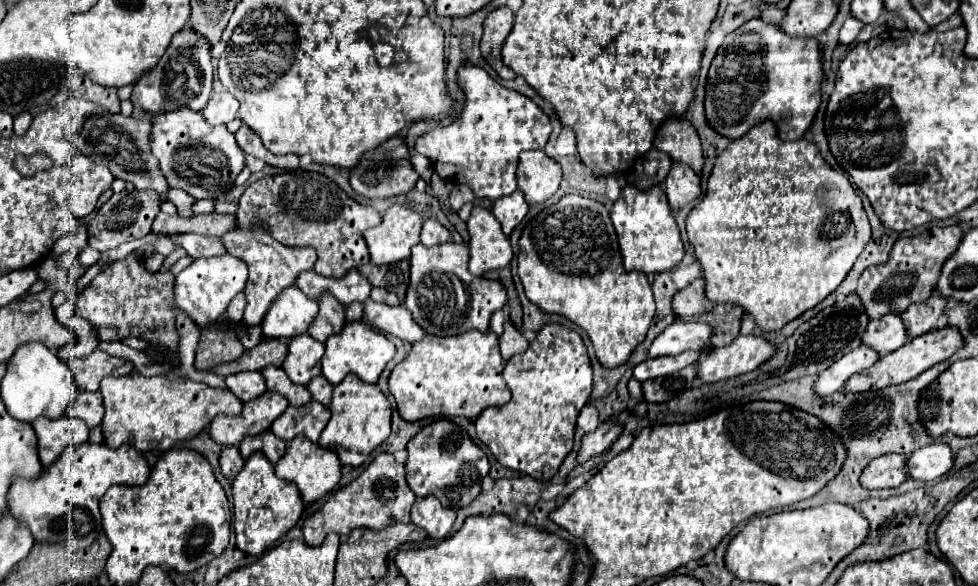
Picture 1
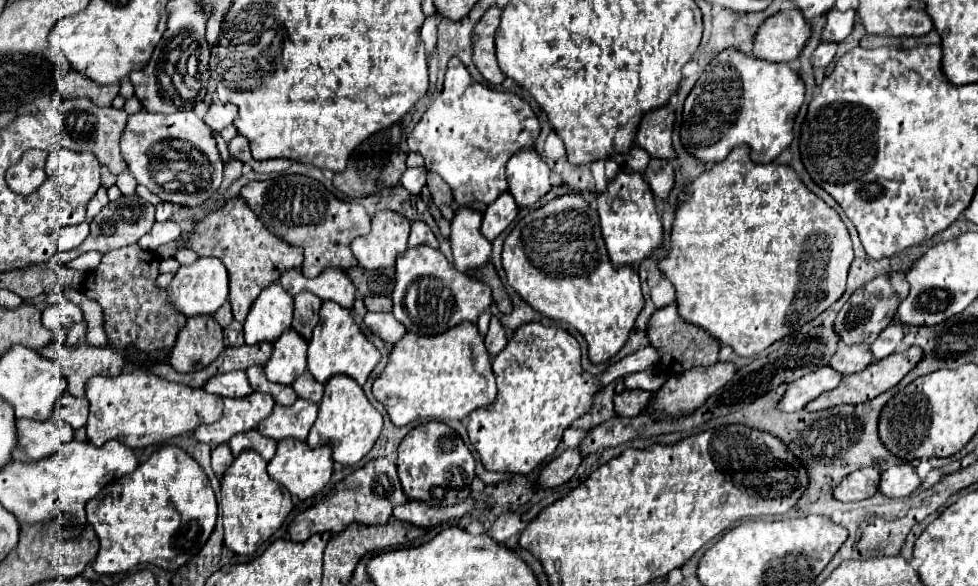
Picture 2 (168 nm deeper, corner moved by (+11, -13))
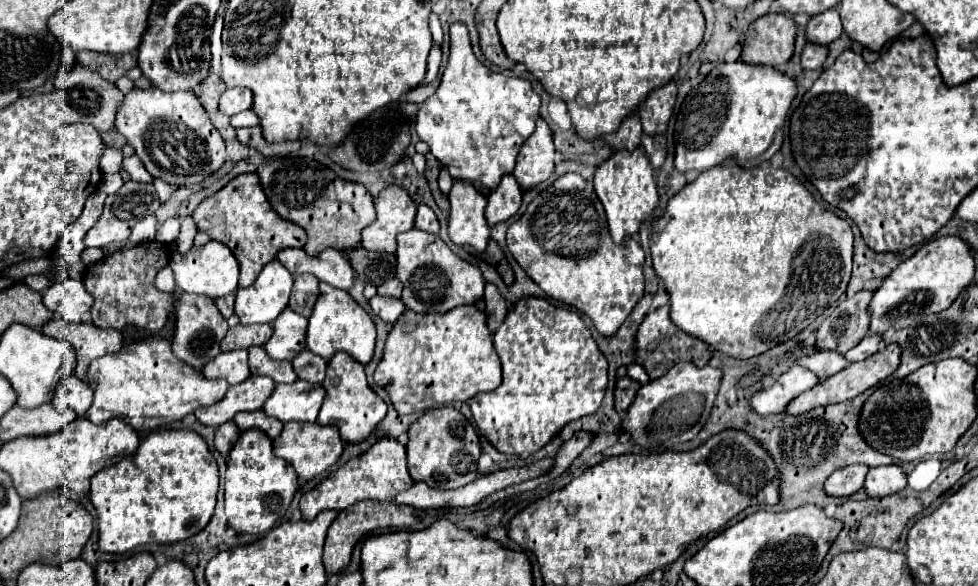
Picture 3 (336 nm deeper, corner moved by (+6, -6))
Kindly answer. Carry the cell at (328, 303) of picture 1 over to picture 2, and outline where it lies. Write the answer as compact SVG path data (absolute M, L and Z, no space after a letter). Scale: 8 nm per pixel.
M304 291L304 293L298 293L294 297L294 305L296 305L296 313L294 313L292 327L294 327L294 331L298 331L308 341L312 337L314 327L320 321L318 311L320 311L322 301L316 295Z

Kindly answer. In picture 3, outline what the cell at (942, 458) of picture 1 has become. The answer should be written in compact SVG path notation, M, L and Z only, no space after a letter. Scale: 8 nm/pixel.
M889 464L889 466L877 466L871 468L867 478L865 478L865 492L873 498L889 496L907 486L907 474L901 470L899 464Z

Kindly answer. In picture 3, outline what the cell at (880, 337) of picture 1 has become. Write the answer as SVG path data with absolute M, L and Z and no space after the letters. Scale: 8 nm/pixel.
M831 350L829 352L815 352L815 354L809 354L809 356L803 356L803 358L797 360L797 364L807 368L807 370L811 370L819 378L829 378L829 376L841 372L847 366L845 358L841 354L833 354Z

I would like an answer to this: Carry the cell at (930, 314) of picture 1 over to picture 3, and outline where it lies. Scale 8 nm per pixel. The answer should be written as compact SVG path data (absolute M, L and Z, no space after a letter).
M867 334L855 348L851 348L851 350L845 352L845 360L853 364L853 362L861 362L861 360L869 358L871 354L877 352L877 344L879 344L879 340L881 340L879 334Z

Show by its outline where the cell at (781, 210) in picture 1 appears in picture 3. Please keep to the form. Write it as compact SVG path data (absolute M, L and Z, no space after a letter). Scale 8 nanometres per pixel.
M769 164L759 165L753 170L737 170L737 166L715 166L713 170L705 170L697 176L695 182L687 184L681 192L677 192L673 198L669 198L665 212L653 220L651 224L651 256L653 256L653 270L663 280L665 292L669 294L669 306L671 306L671 322L683 330L685 334L703 340L707 346L711 346L717 352L723 352L725 356L737 358L737 360L749 360L753 356L759 356L767 352L769 348L793 338L801 330L805 330L817 316L823 314L825 308L829 308L833 302L839 300L839 296L845 292L847 282L851 278L851 256L853 256L853 232L847 220L837 218L833 212L829 212L823 204L819 204L813 194L805 185L799 182L791 173L783 168L773 168Z

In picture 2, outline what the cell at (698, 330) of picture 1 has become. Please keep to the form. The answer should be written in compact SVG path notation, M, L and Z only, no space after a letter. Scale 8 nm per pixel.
M526 323L514 333L504 351L494 357L492 369L498 397L490 407L476 409L468 417L466 429L470 443L488 471L528 475L554 455L564 429L590 409L592 397L600 387L622 375L646 371L656 365L658 359L656 347L646 345L610 365L608 371L596 379L582 369L580 345L568 331L556 325L544 327L540 323Z

